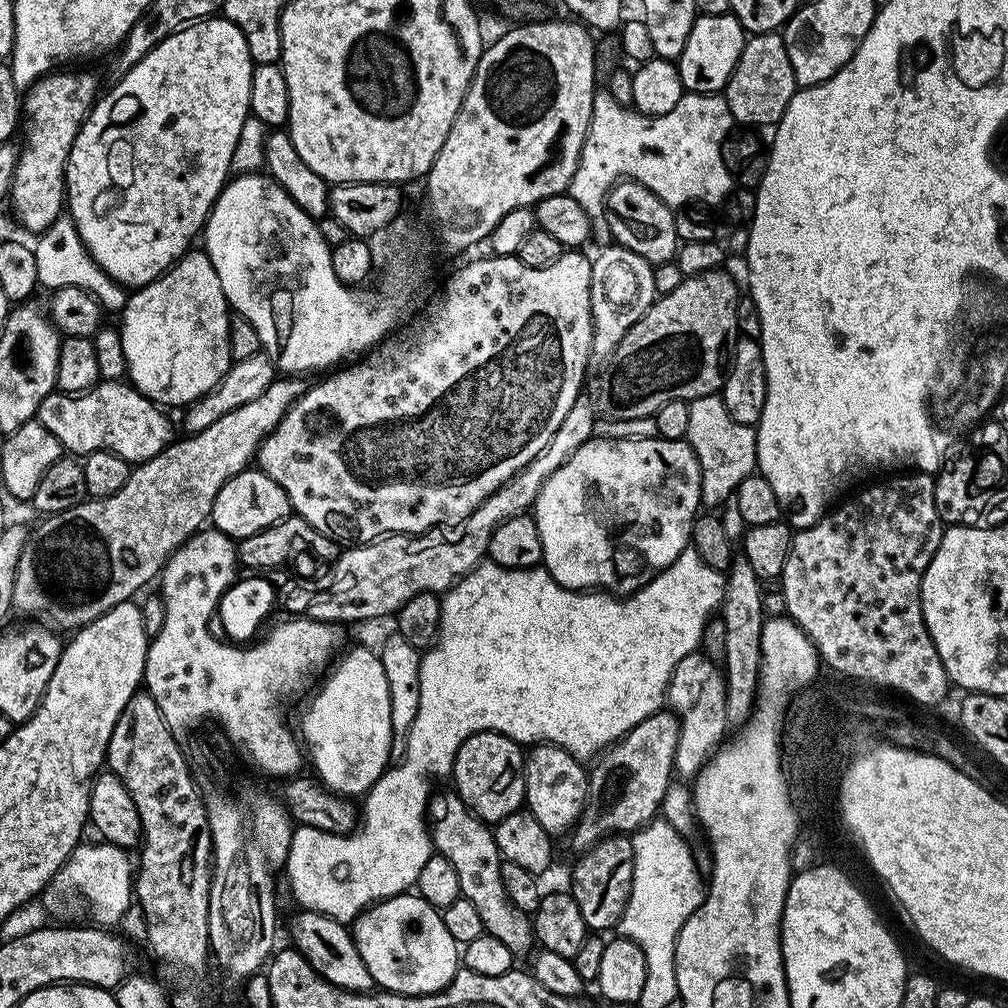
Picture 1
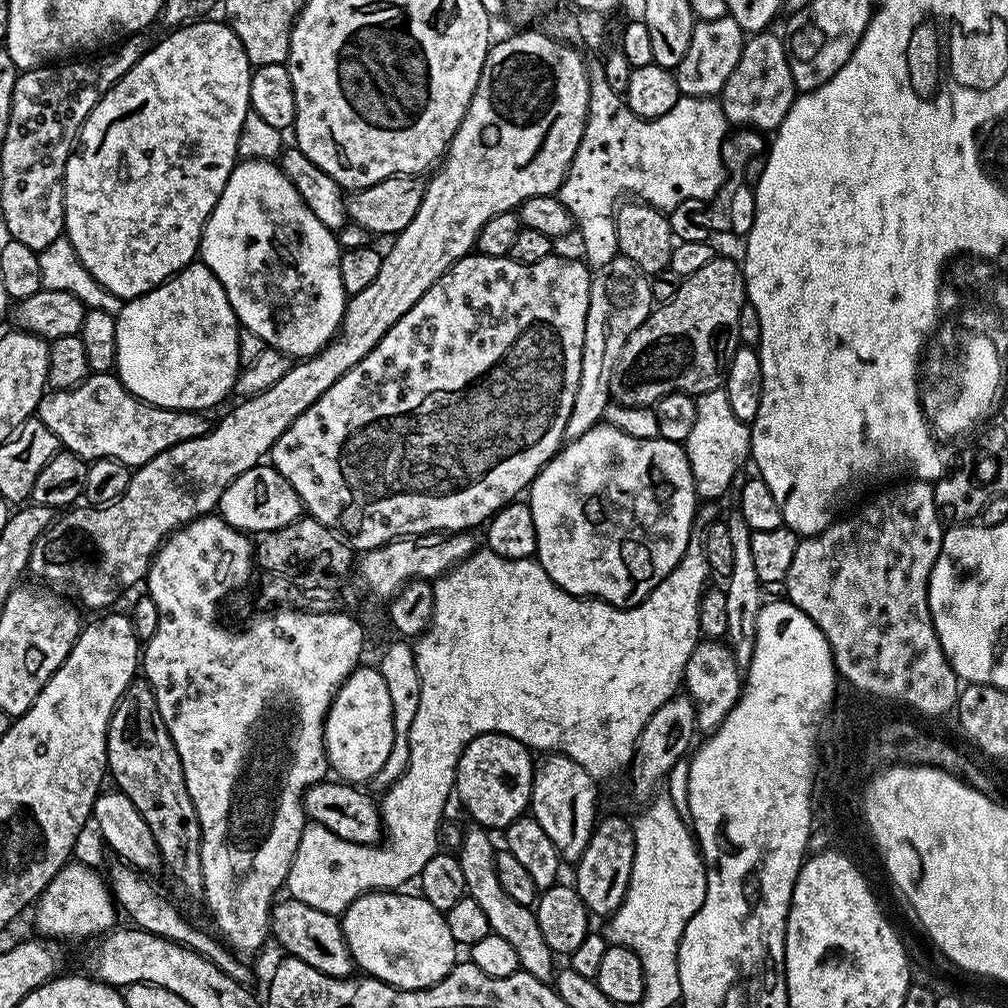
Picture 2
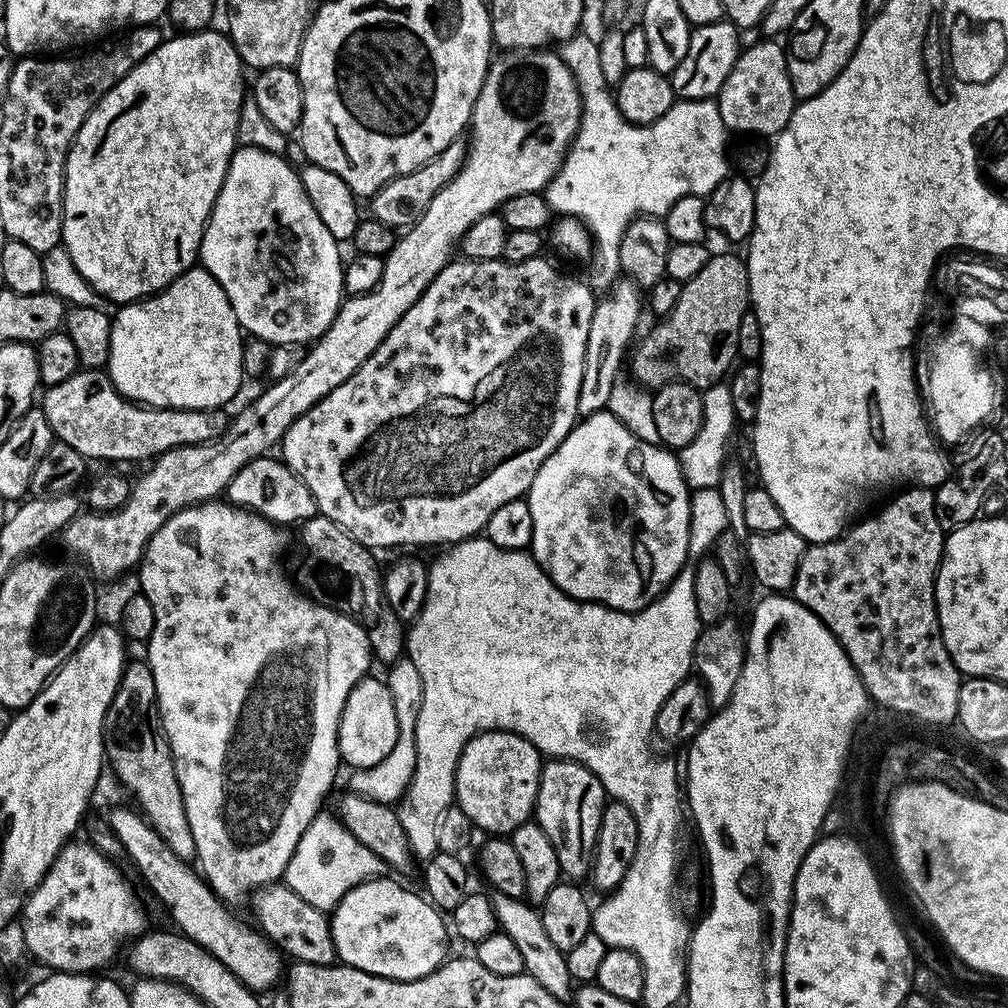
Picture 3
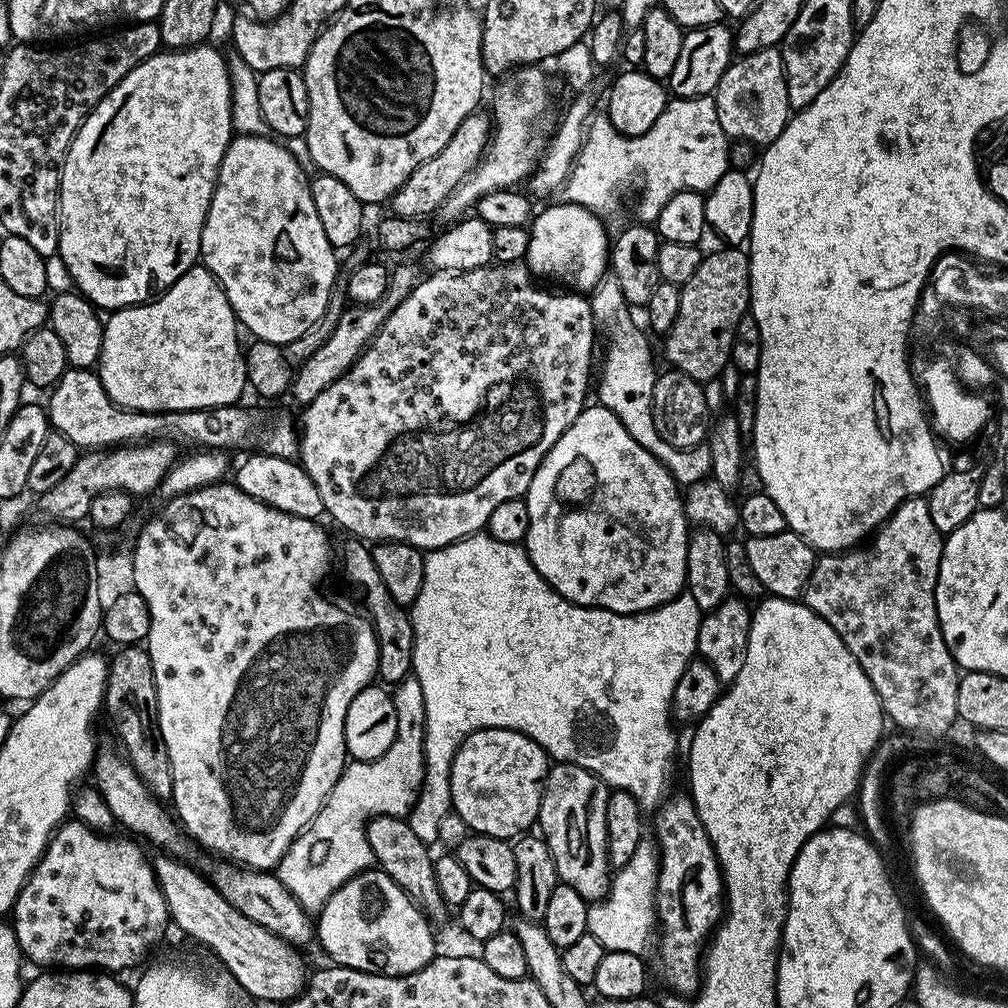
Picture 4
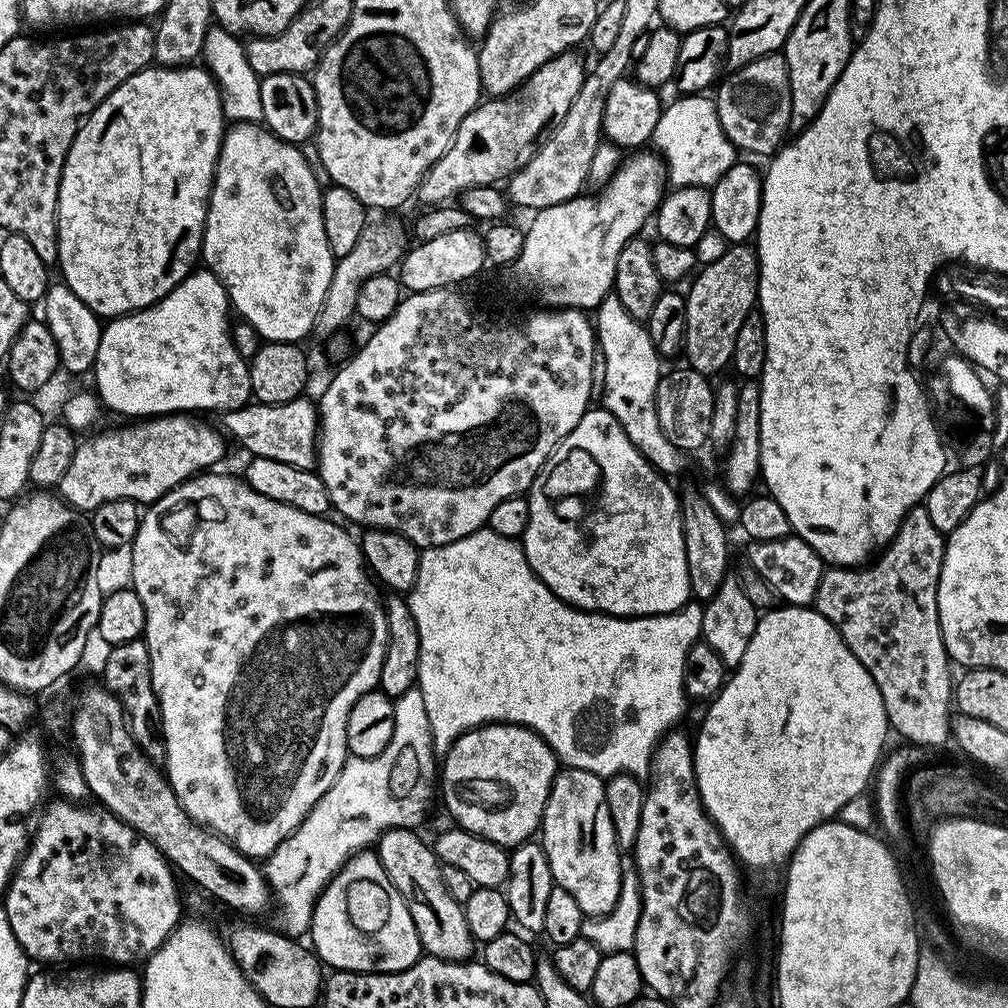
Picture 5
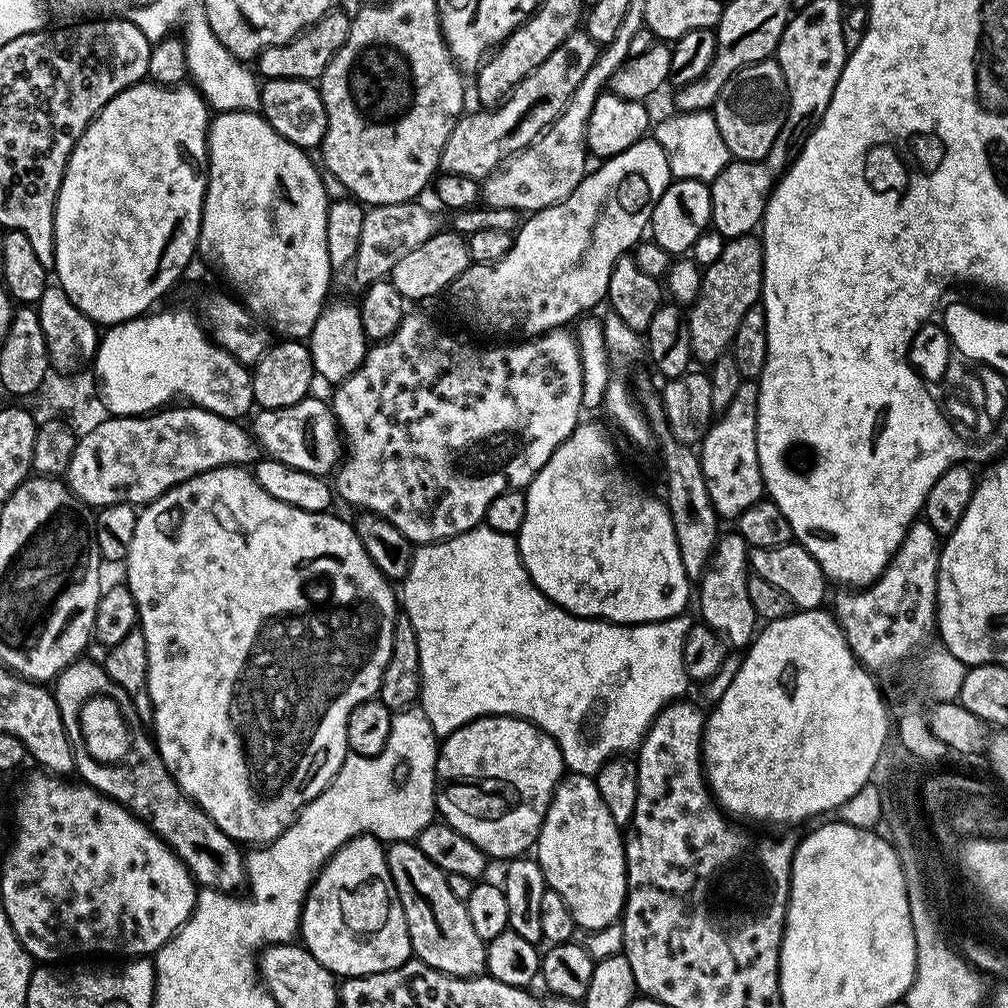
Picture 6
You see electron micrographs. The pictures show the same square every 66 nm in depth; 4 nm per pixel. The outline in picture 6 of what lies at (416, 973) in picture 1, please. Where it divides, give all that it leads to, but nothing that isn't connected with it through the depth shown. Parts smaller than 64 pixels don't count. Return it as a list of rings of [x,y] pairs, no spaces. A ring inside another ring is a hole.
[[[355,836],[326,861],[304,899],[298,936],[337,978],[378,974],[413,959],[406,914],[390,878],[385,845],[377,837]]]

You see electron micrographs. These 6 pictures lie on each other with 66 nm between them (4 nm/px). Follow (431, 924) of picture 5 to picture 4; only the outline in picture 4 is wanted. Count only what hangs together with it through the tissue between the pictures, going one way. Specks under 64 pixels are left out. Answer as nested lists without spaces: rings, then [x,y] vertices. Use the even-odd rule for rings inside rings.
[[[374,816],[364,833],[379,871],[385,872],[420,907],[429,921],[439,926],[450,915],[450,909],[442,894],[438,894],[438,882],[434,882],[434,856],[428,853],[431,852],[429,845],[424,844],[418,834],[414,834],[407,819],[398,816]]]

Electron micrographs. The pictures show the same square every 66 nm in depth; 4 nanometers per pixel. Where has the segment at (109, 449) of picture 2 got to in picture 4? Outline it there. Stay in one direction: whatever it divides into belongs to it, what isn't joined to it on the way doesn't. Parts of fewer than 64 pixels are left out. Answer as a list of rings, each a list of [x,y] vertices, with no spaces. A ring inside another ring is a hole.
[[[69,367],[68,371],[62,374],[62,378],[59,382],[54,385],[51,389],[48,404],[46,403],[46,411],[48,413],[49,425],[55,431],[66,434],[66,438],[70,438],[70,442],[74,442],[77,448],[81,450],[107,450],[109,448],[114,448],[117,446],[131,446],[134,444],[139,444],[141,442],[147,442],[150,440],[170,440],[173,442],[181,442],[180,440],[185,440],[188,444],[196,444],[192,446],[199,446],[204,450],[229,450],[228,448],[244,448],[248,443],[253,440],[256,443],[254,446],[256,452],[264,452],[267,456],[273,456],[274,458],[286,458],[287,460],[296,460],[298,456],[298,449],[300,447],[300,437],[298,435],[298,424],[291,420],[288,416],[276,416],[273,420],[268,420],[265,422],[261,428],[256,428],[256,424],[252,421],[252,412],[248,408],[240,408],[239,403],[227,404],[226,406],[218,406],[217,408],[199,408],[198,410],[186,410],[185,412],[133,412],[131,408],[123,408],[120,404],[115,404],[110,398],[110,394],[106,394],[106,390],[102,386],[99,375],[93,369],[90,368],[73,368]]]

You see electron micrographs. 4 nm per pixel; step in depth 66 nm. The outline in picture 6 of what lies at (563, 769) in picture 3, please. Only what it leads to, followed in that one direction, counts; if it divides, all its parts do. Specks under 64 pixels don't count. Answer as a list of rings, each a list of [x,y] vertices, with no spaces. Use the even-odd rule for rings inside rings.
[[[568,772],[560,777],[550,806],[544,815],[540,837],[534,845],[534,859],[540,863],[545,885],[562,894],[566,906],[570,906],[570,914],[574,914],[577,929],[586,932],[602,930],[621,919],[624,899],[628,897],[624,836],[621,825],[616,824],[614,818],[610,818],[610,810],[606,810],[606,802],[602,802],[602,794],[598,794],[598,786],[593,777],[583,776],[577,772]]]

